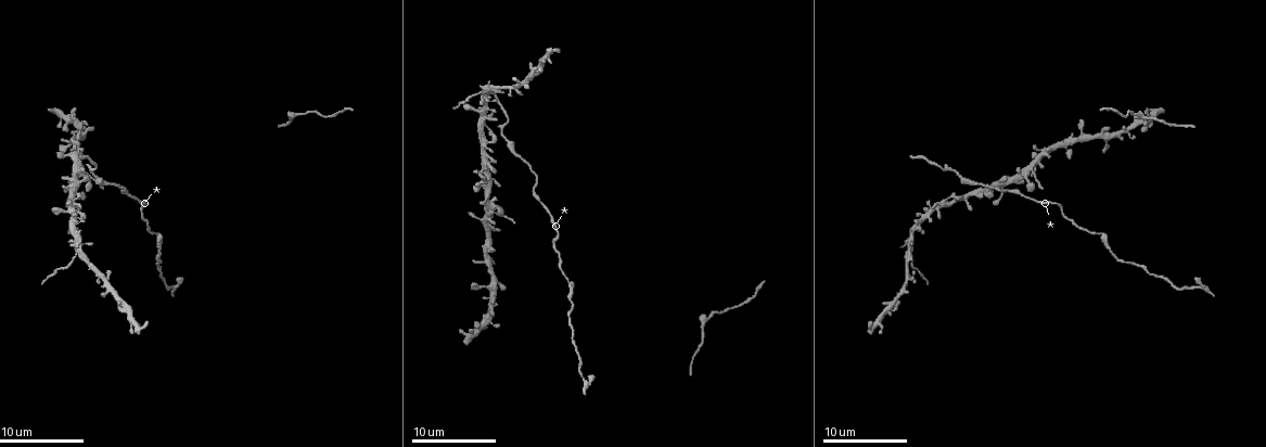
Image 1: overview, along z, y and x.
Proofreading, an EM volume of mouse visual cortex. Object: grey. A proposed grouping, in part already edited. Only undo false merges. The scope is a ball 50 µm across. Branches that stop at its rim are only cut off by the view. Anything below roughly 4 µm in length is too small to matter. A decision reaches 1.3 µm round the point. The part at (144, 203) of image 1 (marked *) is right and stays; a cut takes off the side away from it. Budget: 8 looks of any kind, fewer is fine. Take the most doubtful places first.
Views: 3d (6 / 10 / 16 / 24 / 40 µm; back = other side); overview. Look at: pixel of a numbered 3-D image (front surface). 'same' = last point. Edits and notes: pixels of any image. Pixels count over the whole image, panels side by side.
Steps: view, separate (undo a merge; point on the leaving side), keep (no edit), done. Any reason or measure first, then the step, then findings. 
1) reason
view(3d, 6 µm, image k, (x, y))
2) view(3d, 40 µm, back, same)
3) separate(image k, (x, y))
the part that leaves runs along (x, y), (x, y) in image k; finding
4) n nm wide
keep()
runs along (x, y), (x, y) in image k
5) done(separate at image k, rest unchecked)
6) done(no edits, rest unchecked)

branch point
view(3d, 6 µm, image 1, (76, 253))

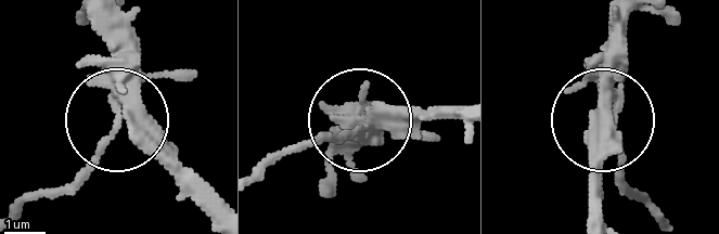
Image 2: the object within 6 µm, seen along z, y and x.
view(3d, 6 µm, back, image 2, (116, 132))

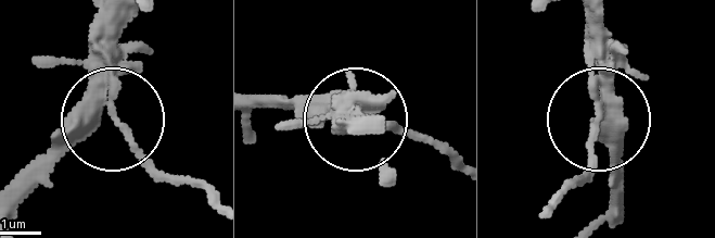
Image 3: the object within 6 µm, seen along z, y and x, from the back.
keep()
all the same cell

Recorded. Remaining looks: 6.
view(3d, 10 µm, image 1, (966, 184))

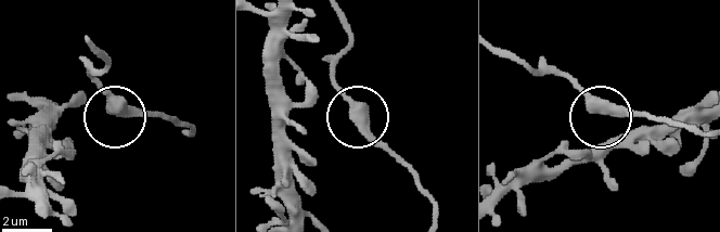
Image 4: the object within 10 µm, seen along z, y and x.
keep()
runs along (433, 219), (410, 169), (360, 126), (332, 78) in image 4; continuous, no second cell

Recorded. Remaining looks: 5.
view(3d, 16 µm, image 1, (1104, 236))

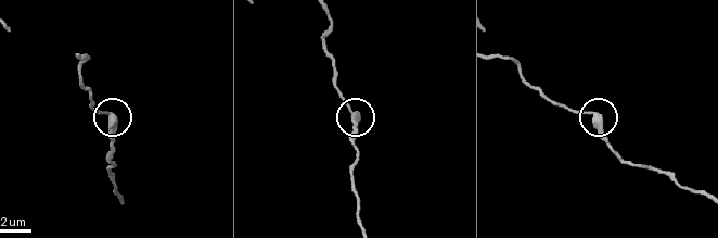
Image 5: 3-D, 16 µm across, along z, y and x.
view(3d, 6 µm, image 5, (600, 119))

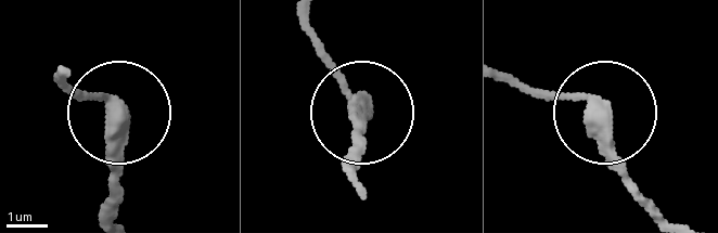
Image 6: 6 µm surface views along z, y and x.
keep()
runs along (308, 16), (329, 67), (367, 109), (357, 160) in image 6; one cell here

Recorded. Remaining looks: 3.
thick turns thin
view(3d, 10 µm, image 1, (484, 119))

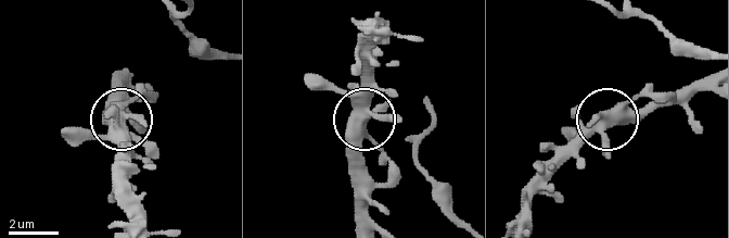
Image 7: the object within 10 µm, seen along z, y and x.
keep()
continuous, no second cell

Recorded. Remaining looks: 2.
done(no edits, rest unchecked)

